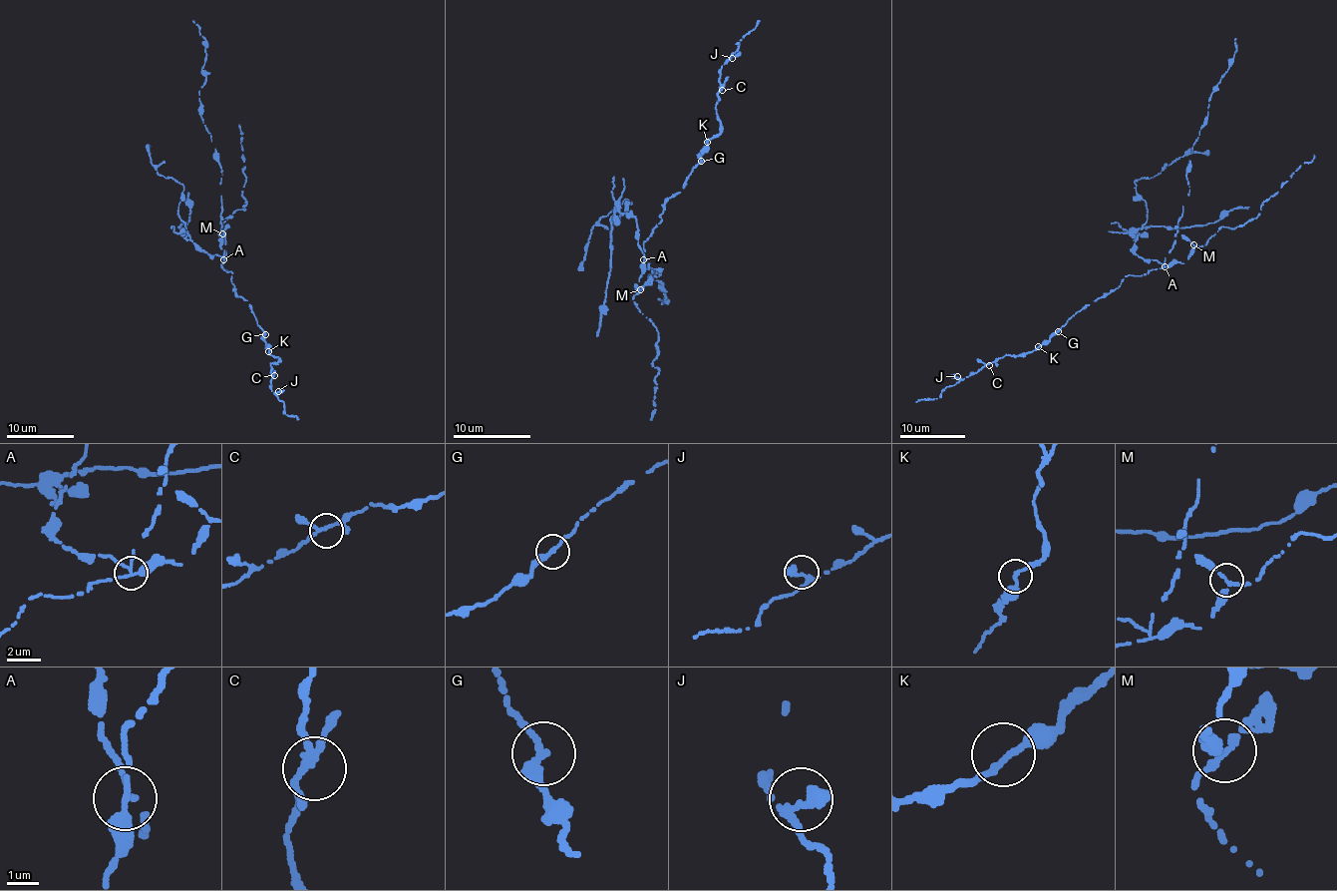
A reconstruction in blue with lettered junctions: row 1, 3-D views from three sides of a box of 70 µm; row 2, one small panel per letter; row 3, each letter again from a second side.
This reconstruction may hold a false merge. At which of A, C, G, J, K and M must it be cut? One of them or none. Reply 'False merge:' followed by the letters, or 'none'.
False merge: A

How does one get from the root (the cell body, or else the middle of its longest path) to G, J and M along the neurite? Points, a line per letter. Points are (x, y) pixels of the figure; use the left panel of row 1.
G: (222, 263), (225, 272), (231, 273), (233, 288), (238, 296), (247, 300), (265, 333)
J: (222, 263), (279, 361), (270, 365), (269, 386), (278, 391)
M: (222, 263), (225, 256), (221, 249), (222, 233)

